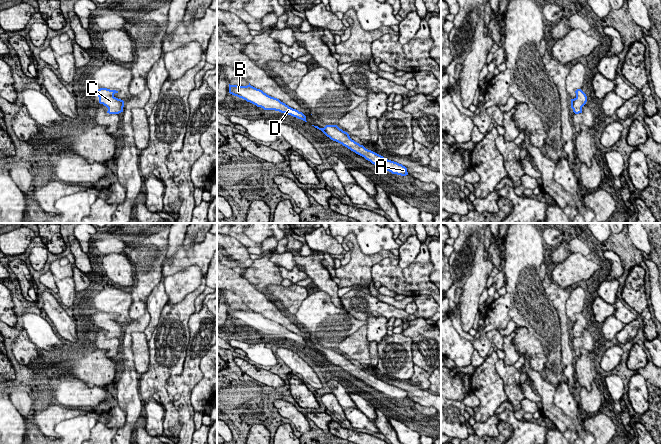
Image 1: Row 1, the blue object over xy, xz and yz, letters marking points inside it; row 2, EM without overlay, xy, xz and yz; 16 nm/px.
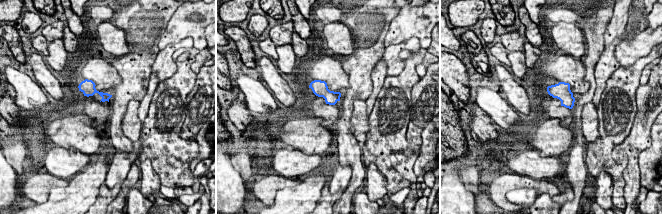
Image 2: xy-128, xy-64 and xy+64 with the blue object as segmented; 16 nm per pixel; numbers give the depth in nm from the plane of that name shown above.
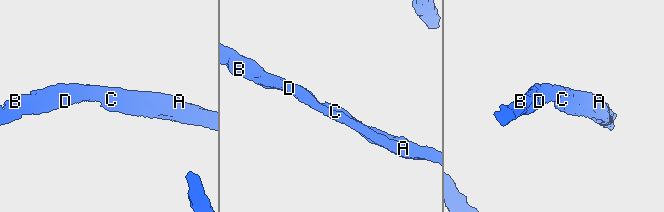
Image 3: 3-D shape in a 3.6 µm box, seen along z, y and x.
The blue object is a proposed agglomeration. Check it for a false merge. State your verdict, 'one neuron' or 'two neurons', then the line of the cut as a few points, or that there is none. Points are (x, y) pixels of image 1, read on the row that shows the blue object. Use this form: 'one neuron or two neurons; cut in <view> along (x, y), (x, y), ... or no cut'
one neuron; no cut

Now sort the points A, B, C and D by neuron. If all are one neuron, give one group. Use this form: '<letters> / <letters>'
A B C D

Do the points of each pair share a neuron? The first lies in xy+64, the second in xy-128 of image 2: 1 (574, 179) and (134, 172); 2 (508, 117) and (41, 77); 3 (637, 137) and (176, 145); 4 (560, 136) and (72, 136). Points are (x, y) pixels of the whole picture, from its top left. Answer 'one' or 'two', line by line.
1: one
2: two
3: two
4: one

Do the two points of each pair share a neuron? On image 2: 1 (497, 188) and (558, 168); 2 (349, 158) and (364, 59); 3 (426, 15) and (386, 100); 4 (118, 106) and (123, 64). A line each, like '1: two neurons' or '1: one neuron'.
1: two neurons
2: one neuron
3: two neurons
4: one neuron

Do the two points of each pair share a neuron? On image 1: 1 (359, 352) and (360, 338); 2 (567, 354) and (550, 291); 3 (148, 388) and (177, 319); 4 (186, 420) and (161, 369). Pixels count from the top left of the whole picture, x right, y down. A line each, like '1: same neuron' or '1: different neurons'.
1: same neuron
2: same neuron
3: same neuron
4: different neurons

